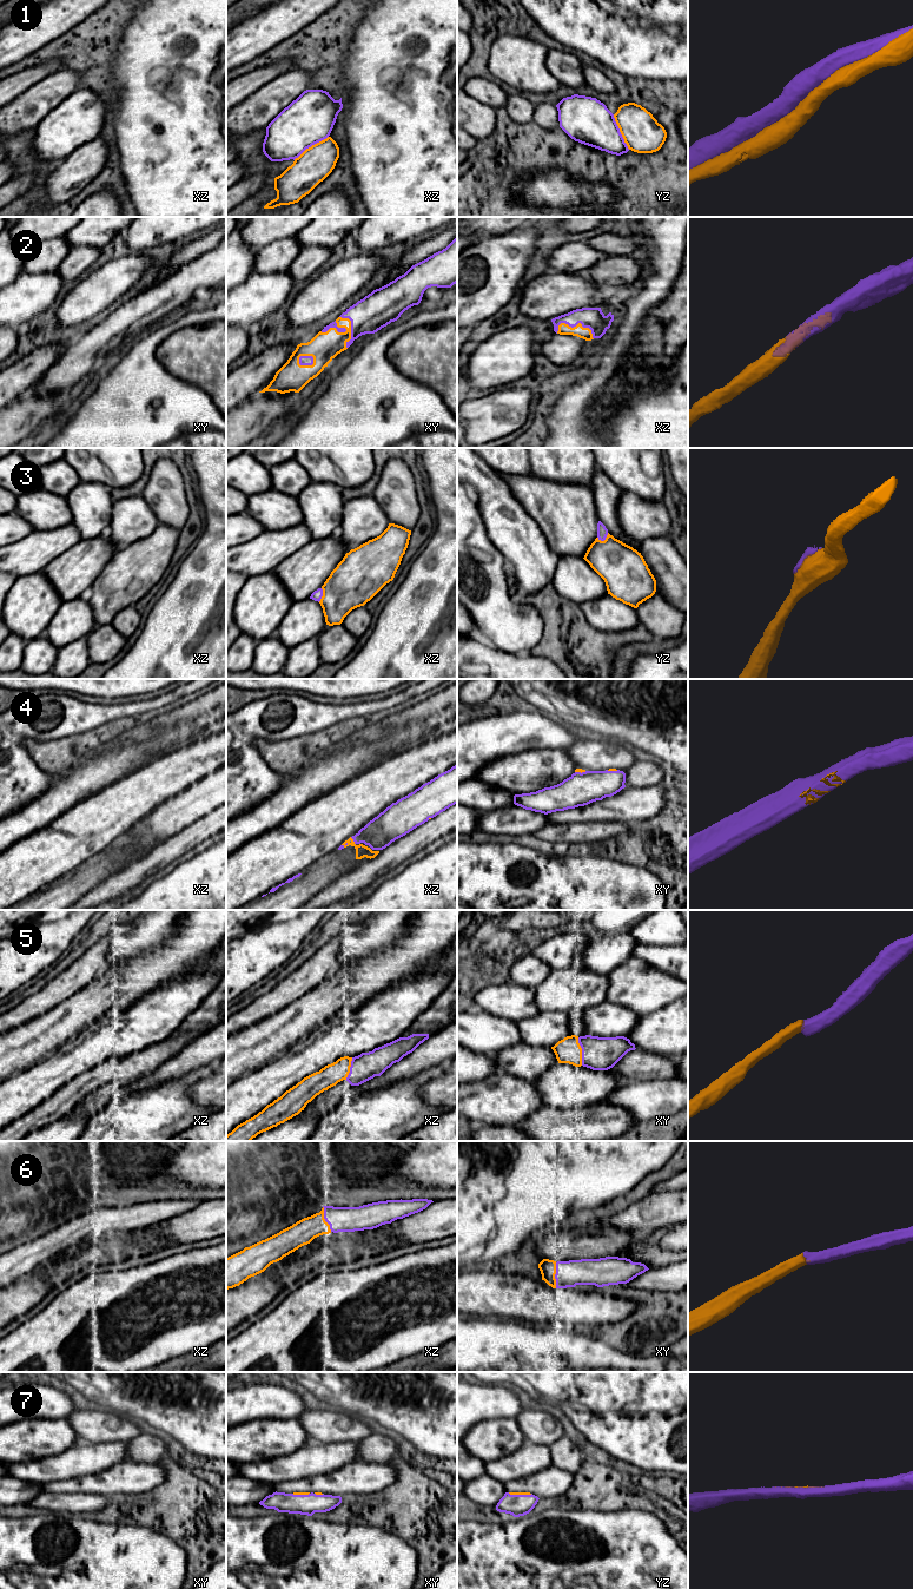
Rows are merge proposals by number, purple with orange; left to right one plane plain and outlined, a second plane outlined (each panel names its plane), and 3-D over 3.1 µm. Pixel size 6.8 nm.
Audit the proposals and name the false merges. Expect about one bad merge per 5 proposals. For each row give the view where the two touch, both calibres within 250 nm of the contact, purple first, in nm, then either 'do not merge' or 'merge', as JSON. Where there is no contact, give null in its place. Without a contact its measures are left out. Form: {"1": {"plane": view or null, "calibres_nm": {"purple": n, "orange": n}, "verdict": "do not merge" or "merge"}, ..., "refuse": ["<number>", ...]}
{"1": {"plane": "yz", "calibres_nm": {"purple": 320, "orange": 260}, "verdict": "do not merge"}, "2": {"plane": "xz", "calibres_nm": {"purple": 150, "orange": 80}, "verdict": "merge"}, "3": {"plane": "yz", "calibres_nm": {"purple": 80, "orange": 300}, "verdict": "merge"}, "4": {"plane": "xz", "calibres_nm": {"purple": 200, "orange": 90}, "verdict": "merge"}, "5": {"plane": "xy", "calibres_nm": {"purple": 220, "orange": 180}, "verdict": "merge"}, "6": {"plane": "xy", "calibres_nm": {"purple": 180, "orange": 110}, "verdict": "merge"}, "7": {"plane": "yz", "calibres_nm": {"purple": 150, "orange": 20}, "verdict": "merge"}, "refuse": ["1"]}

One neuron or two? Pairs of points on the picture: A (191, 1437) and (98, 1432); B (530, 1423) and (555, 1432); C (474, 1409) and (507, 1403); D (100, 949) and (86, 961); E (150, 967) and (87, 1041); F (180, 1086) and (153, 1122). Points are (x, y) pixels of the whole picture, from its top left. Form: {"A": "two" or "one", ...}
{"A": "two", "B": "one", "C": "one", "D": "one", "E": "two", "F": "one"}

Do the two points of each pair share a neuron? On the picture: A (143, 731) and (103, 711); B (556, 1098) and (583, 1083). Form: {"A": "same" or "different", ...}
{"A": "different", "B": "same"}

